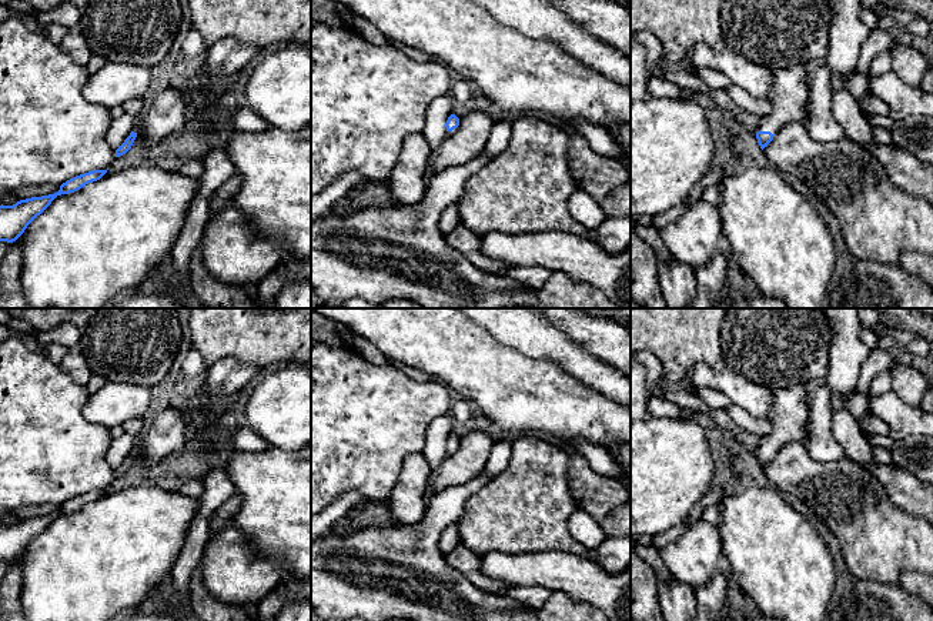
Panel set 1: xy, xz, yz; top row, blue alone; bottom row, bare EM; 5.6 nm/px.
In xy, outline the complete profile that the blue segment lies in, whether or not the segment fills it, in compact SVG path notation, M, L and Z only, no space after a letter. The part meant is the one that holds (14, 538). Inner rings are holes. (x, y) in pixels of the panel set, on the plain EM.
M93 490L67 500L54 514L20 520L13 525L1 524L0 561L16 561L24 552L27 545L40 535L57 515L74 513L86 504L100 500L106 493L107 490Z

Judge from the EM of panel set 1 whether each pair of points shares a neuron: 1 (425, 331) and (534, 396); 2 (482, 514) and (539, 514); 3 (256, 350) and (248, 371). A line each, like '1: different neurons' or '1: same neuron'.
1: same neuron
2: same neuron
3: different neurons

